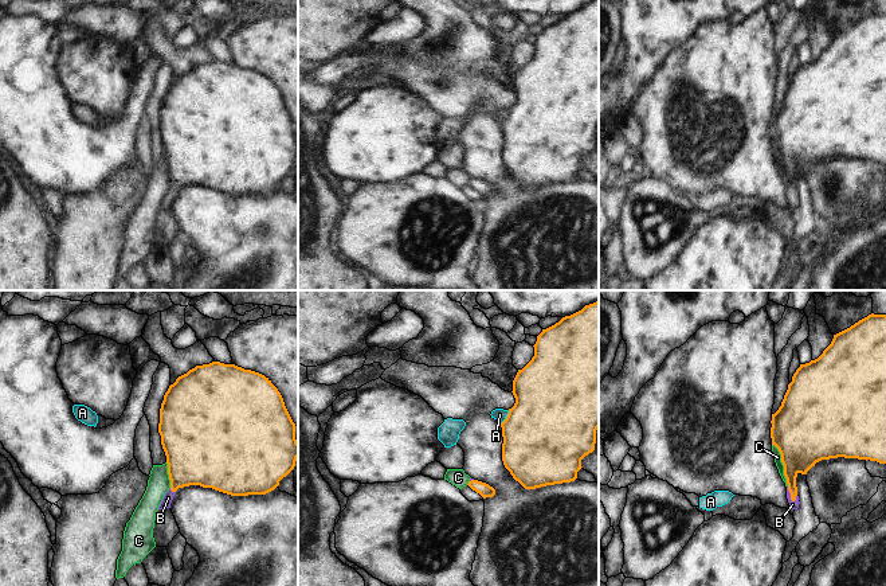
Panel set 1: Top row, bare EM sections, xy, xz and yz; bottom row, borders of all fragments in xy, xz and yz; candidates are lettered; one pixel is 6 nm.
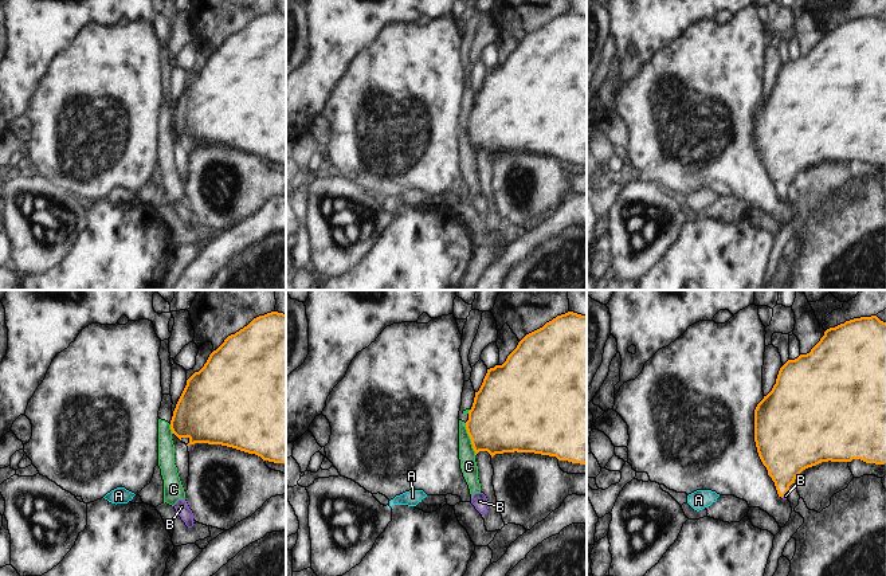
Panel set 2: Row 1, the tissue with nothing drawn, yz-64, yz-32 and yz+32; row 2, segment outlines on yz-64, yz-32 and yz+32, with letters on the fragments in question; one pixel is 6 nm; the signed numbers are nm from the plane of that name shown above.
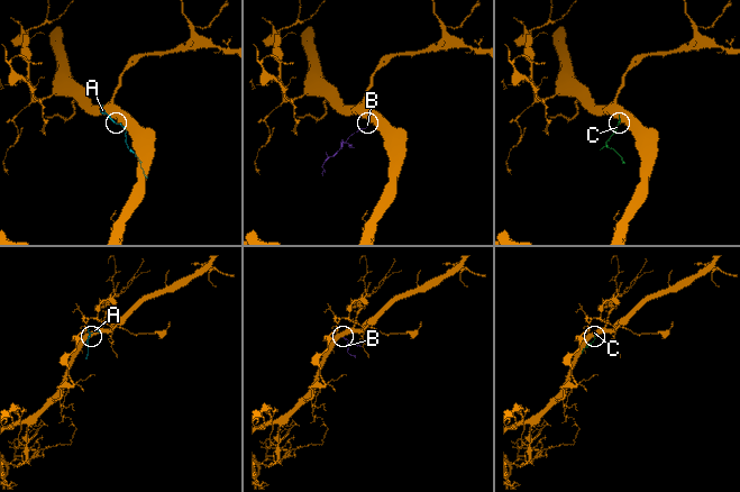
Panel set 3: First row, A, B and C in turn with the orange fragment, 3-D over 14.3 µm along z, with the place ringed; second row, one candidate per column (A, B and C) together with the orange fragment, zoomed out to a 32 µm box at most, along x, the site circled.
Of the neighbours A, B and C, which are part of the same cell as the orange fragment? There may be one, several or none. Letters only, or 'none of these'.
B

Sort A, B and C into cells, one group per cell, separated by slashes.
A / B / C

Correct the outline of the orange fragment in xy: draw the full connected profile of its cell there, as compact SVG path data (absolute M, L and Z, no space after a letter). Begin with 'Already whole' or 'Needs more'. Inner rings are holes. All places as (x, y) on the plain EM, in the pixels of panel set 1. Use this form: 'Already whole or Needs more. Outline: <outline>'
Needs more. Outline: M212 60L179 75L164 94L158 132L170 179L158 208L170 207L175 191L189 184L231 195L266 194L298 157L295 122L278 87L264 74L235 63Z

